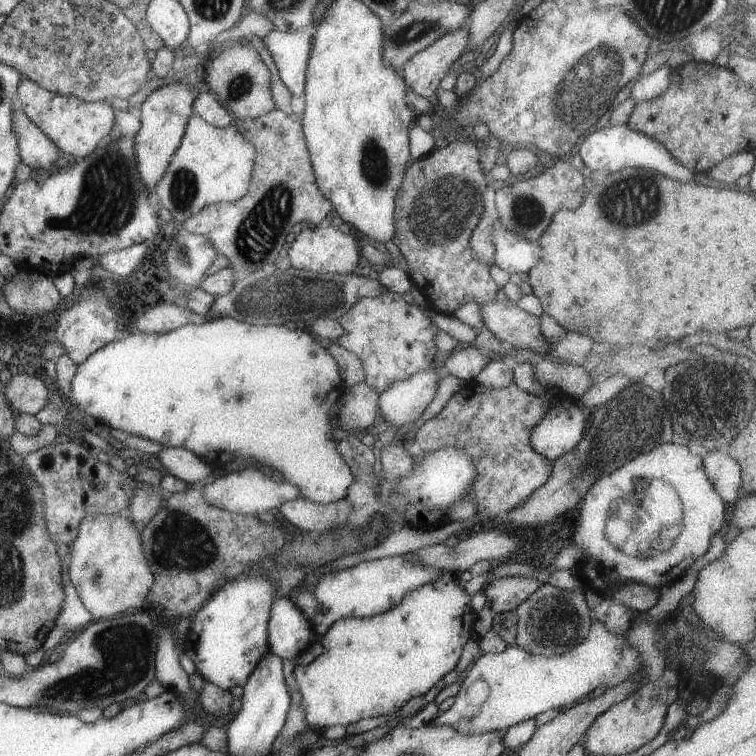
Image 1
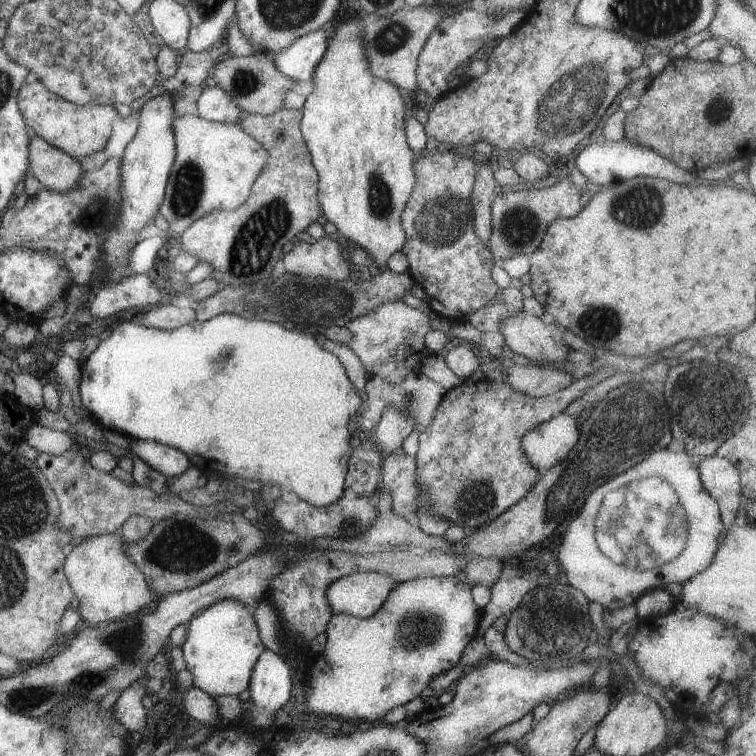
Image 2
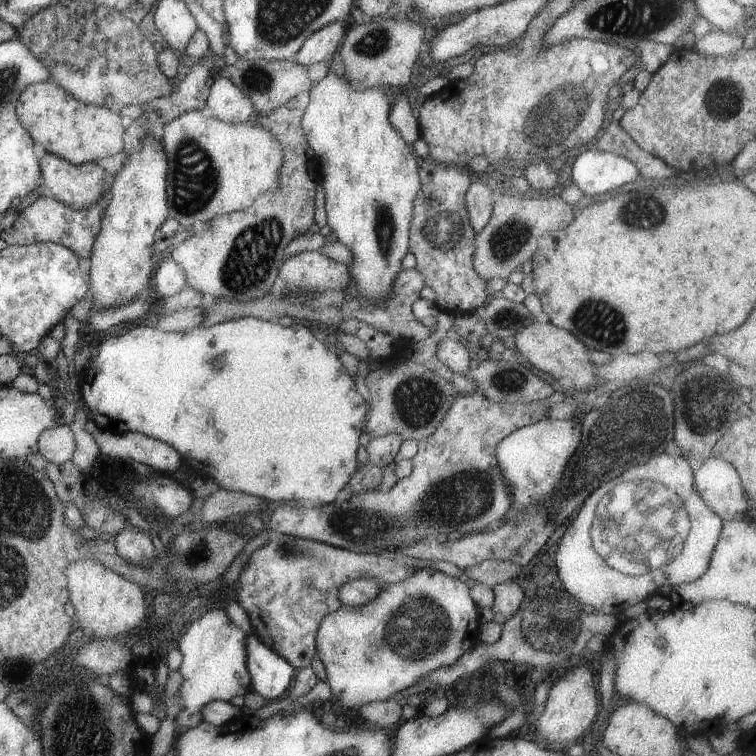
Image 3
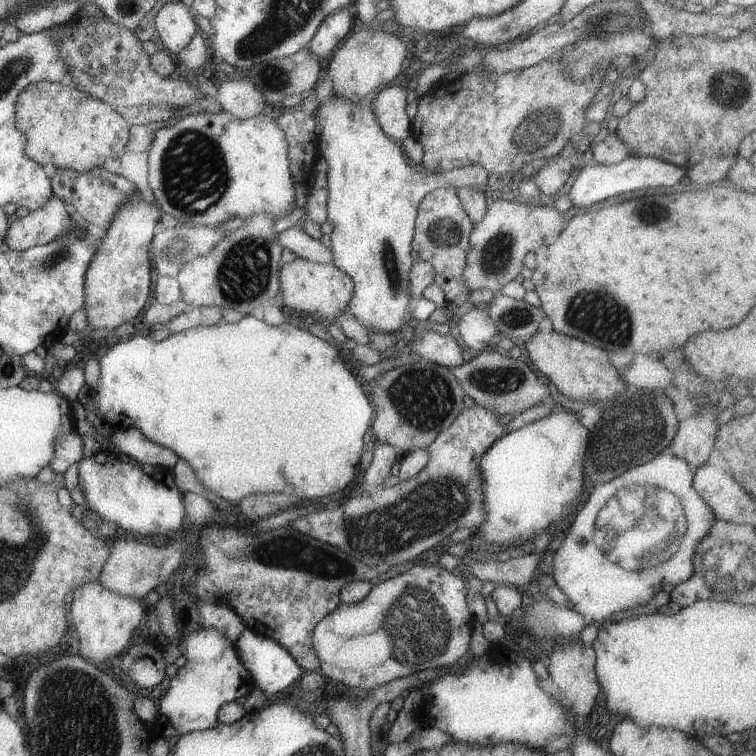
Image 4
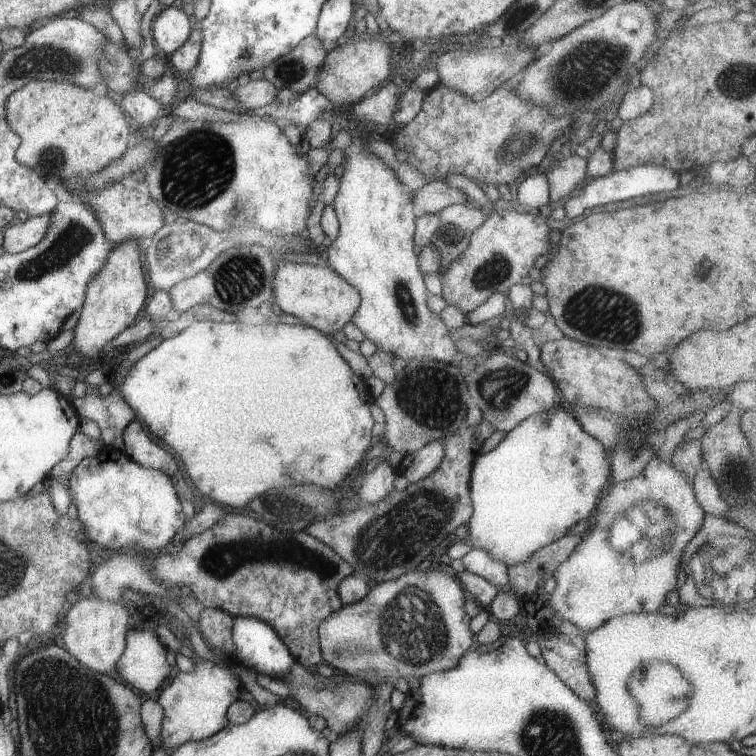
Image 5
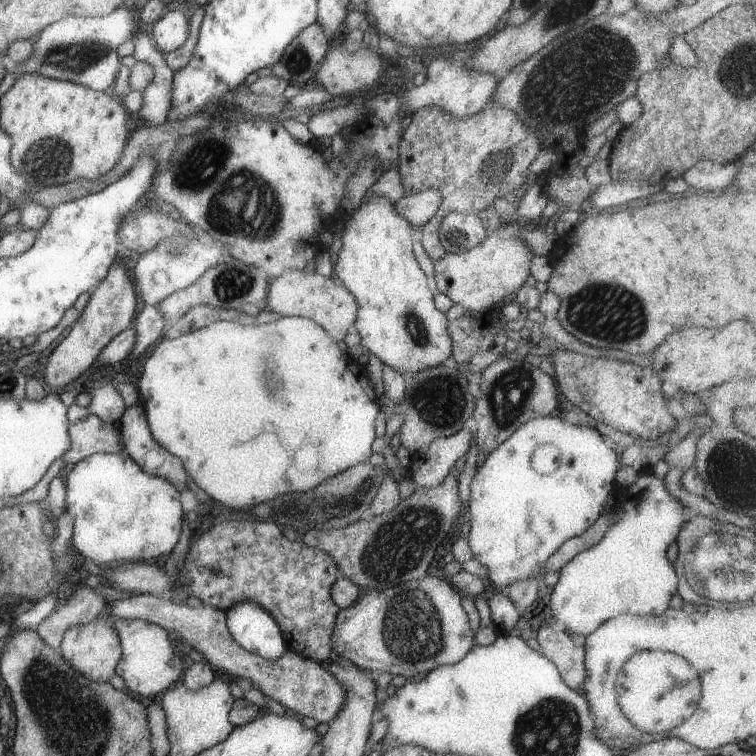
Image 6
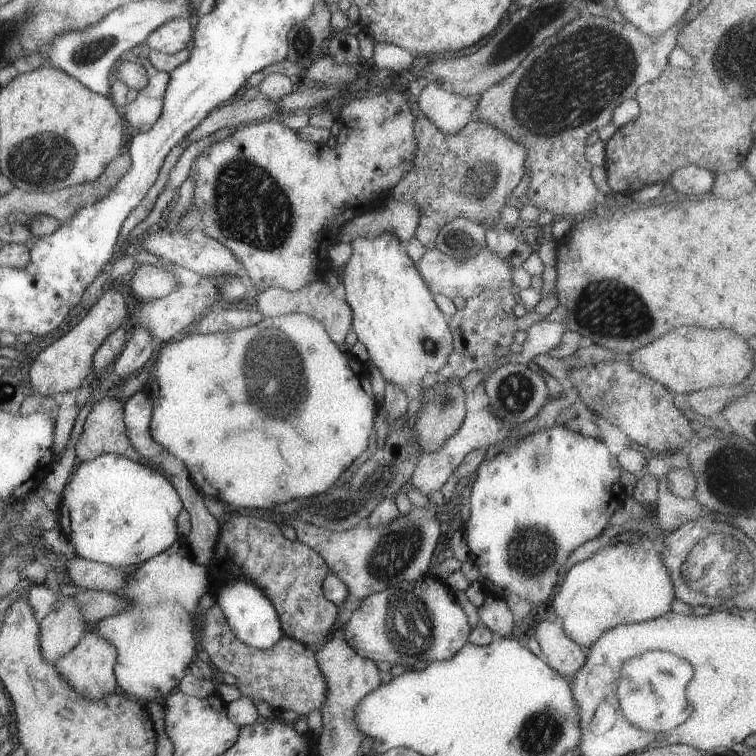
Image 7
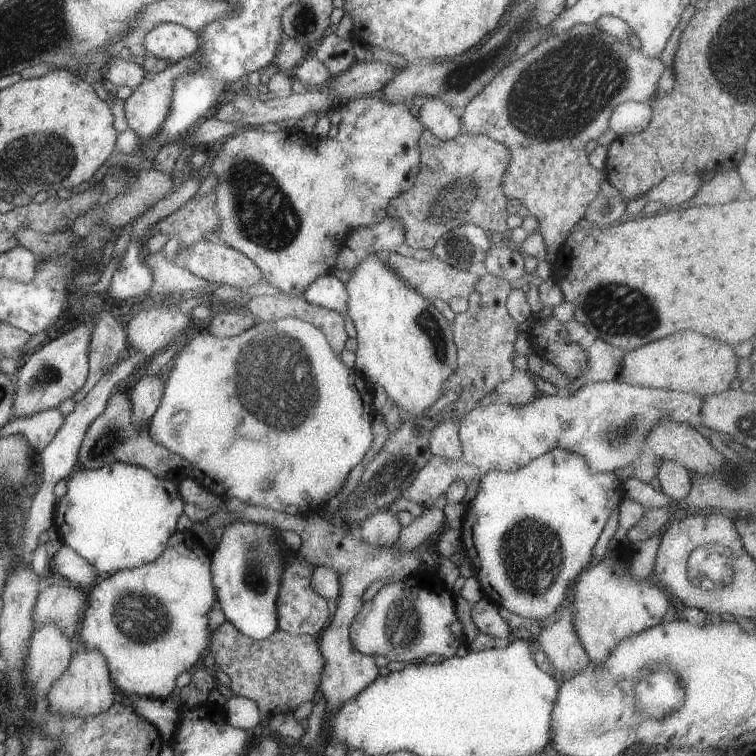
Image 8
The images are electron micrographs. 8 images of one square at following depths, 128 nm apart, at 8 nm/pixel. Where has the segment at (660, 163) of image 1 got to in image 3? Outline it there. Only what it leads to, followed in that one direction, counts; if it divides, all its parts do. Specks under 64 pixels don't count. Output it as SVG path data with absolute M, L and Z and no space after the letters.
M593 144L576 152L572 162L572 182L585 196L603 194L633 181L638 175L636 164L621 155L598 151Z

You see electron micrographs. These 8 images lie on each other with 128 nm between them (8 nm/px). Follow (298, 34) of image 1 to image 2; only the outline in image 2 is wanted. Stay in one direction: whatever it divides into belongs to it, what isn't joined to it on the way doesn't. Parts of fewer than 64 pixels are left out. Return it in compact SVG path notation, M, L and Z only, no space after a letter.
M322 27L314 31L309 31L307 34L296 38L286 49L274 55L271 53L270 58L275 63L277 70L281 74L291 77L294 82L307 80L314 73L314 68L317 66L317 63L323 58L329 36L331 36L331 33L325 32L325 28Z

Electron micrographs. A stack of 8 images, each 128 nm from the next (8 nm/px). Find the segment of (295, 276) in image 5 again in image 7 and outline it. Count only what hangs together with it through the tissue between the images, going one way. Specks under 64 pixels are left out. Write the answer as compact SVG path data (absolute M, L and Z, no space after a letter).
M322 280L306 284L296 291L286 291L279 287L269 287L261 291L254 291L248 303L264 317L303 313L312 319L318 320L335 344L343 344L344 338L349 332L349 326L352 326L351 307L345 302L340 292L331 291Z

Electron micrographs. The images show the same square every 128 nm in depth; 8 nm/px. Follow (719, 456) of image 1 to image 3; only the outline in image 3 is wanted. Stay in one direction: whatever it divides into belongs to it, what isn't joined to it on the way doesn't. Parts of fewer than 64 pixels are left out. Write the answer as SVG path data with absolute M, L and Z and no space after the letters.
M712 454L693 473L694 489L721 520L745 519L747 496L735 468Z

